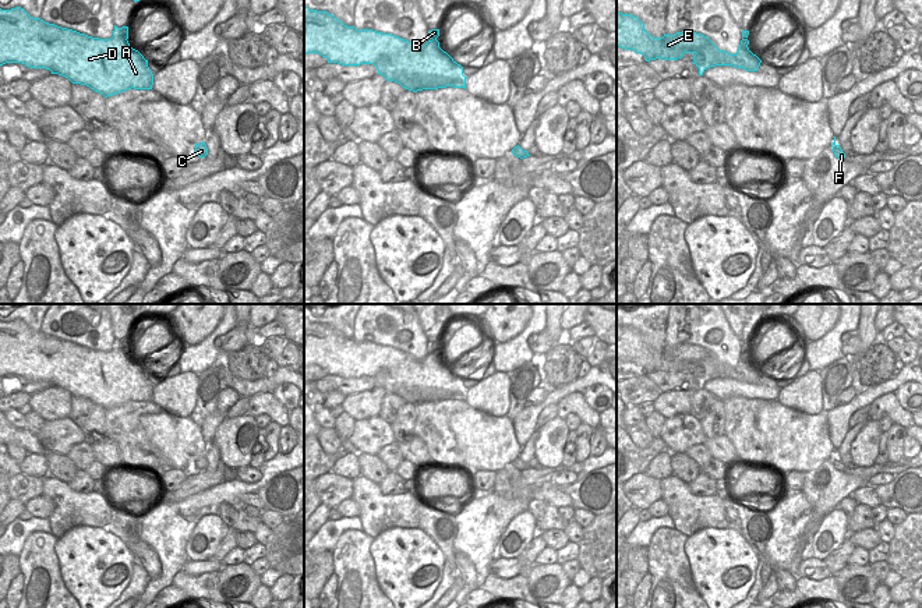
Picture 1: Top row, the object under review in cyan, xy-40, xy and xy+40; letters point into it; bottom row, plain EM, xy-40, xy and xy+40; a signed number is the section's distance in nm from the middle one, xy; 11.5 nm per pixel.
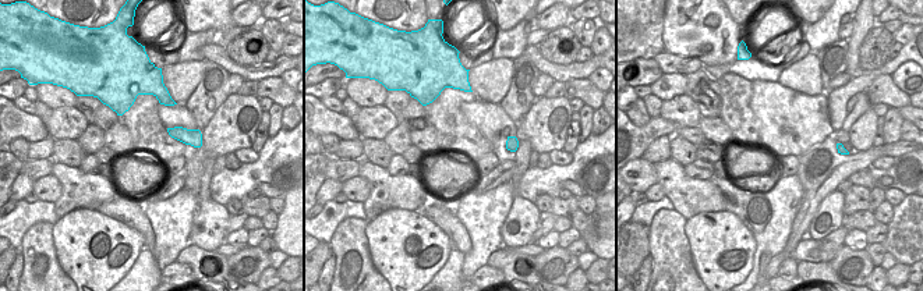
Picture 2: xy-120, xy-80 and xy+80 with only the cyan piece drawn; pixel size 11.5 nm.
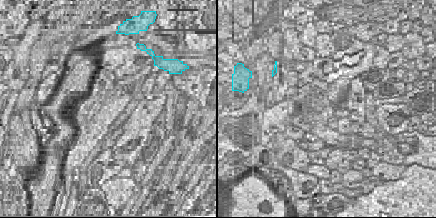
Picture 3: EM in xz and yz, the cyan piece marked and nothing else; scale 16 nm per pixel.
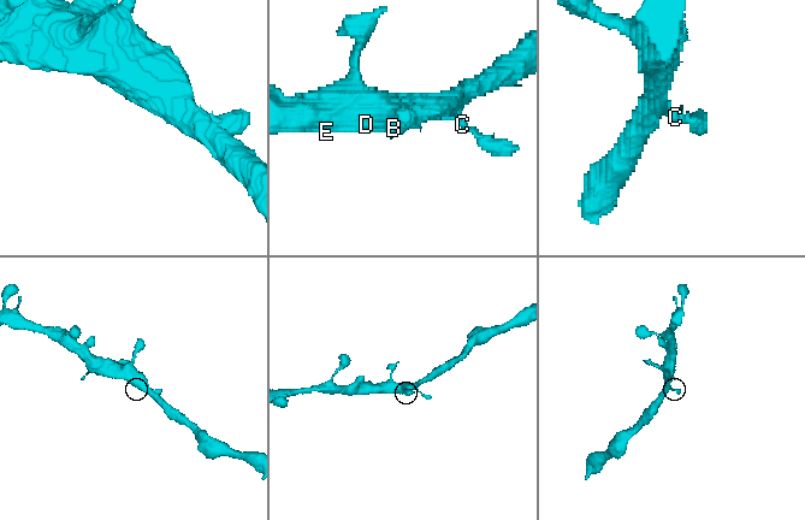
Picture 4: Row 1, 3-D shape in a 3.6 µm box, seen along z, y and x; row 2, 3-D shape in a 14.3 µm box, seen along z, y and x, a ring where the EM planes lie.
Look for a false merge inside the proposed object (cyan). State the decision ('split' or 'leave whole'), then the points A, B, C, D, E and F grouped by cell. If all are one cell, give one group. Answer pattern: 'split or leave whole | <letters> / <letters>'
leave whole | A B C D E F

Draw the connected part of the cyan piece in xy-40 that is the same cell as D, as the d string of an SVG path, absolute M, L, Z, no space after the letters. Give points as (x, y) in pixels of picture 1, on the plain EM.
M21 319L0 321L0 378L21 375L31 381L46 381L73 396L86 397L105 410L131 400L152 402L153 386L148 372L127 351L128 339L114 337L110 351L99 351L33 330Z

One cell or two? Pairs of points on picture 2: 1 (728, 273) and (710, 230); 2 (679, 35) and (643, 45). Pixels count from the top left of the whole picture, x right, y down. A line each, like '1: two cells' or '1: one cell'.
1: one cell
2: two cells

